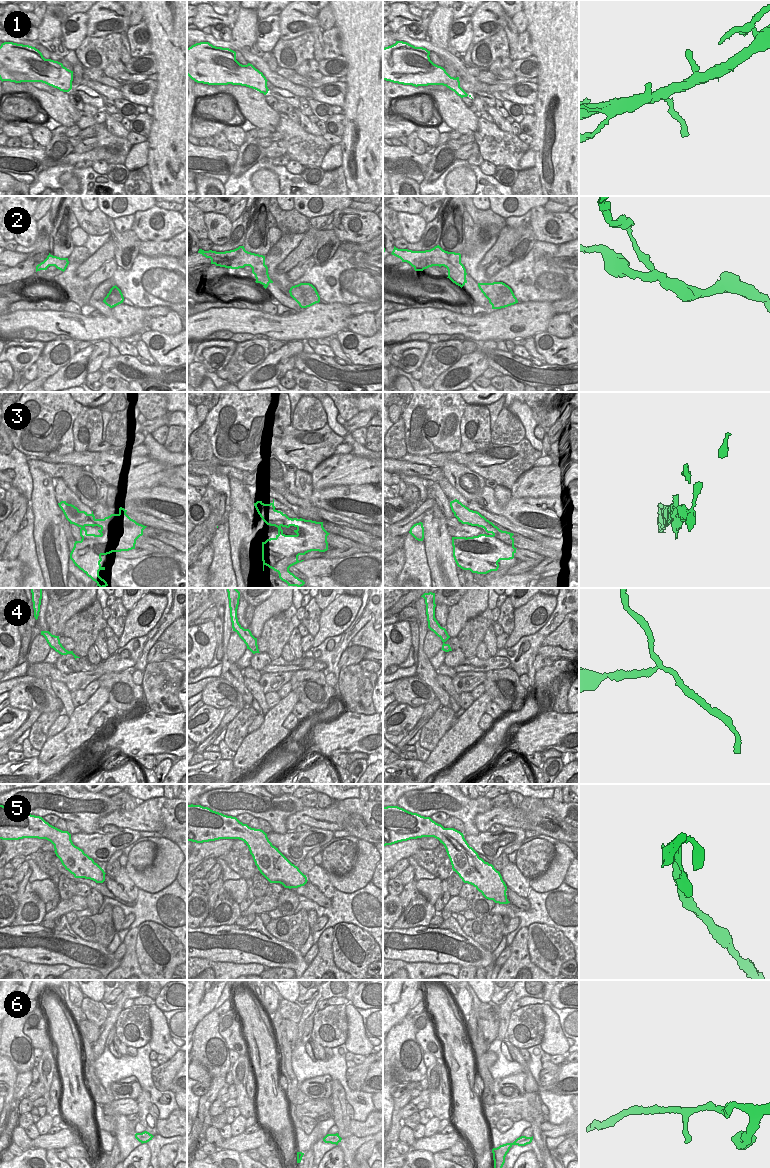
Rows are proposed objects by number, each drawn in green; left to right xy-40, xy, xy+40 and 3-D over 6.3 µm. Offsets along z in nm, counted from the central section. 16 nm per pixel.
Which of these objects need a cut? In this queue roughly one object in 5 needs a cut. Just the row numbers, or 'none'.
2, 4.

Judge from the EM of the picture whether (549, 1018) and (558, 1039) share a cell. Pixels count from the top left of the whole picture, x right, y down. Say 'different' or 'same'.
same

